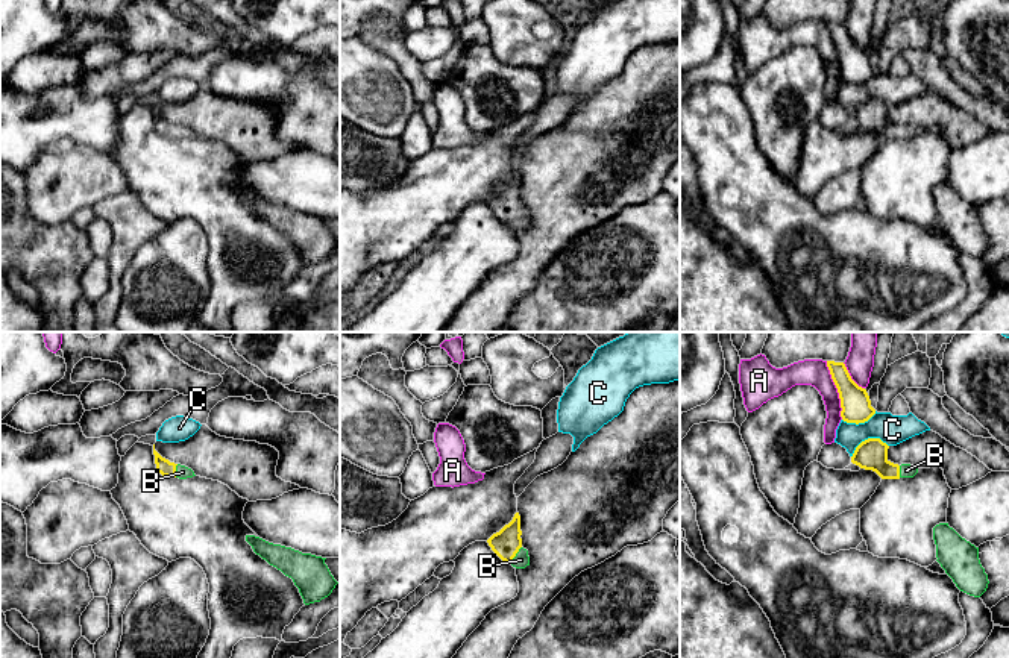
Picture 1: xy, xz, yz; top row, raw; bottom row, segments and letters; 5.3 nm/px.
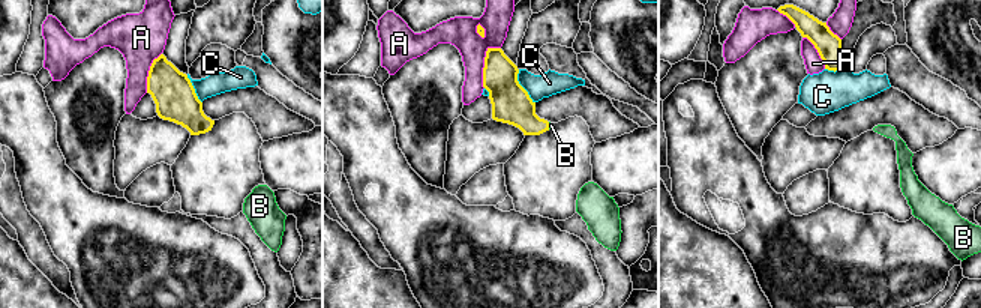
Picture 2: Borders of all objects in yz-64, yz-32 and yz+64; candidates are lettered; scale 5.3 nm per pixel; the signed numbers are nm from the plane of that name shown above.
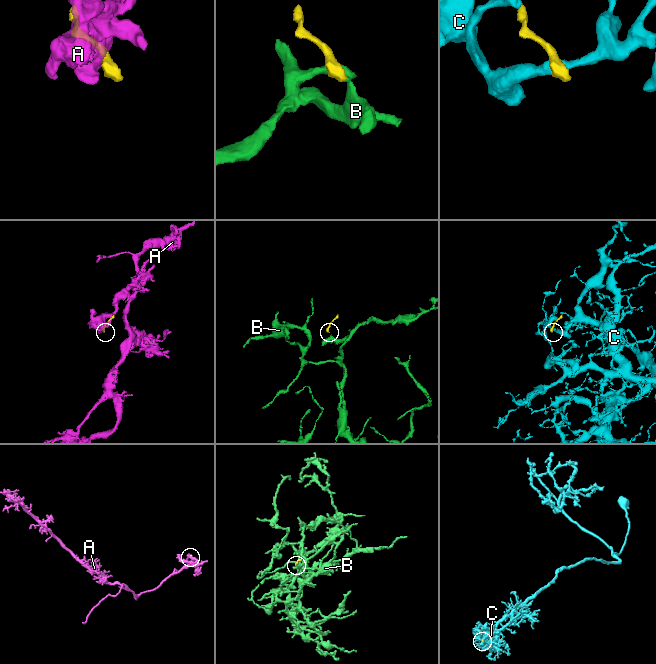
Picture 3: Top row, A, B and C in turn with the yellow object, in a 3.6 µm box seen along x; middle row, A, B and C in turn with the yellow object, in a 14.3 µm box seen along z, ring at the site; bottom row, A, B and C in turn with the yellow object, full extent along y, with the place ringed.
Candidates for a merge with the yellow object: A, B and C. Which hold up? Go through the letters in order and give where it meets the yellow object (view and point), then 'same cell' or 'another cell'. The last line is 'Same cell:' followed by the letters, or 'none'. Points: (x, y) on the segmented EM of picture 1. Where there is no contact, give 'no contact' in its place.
A: contact yz (838, 390); another cell
B: contact xz (515, 555); same cell
C: contact yz (868, 438); another cell
Same cell: B

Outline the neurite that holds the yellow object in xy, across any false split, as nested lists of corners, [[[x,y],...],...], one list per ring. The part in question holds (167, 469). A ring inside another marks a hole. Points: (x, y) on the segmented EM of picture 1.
[[[153,444],[153,455],[155,455],[155,464],[156,472],[167,478],[179,478],[187,479],[196,476],[194,472],[185,465],[170,462],[168,459],[162,458],[156,450]]]

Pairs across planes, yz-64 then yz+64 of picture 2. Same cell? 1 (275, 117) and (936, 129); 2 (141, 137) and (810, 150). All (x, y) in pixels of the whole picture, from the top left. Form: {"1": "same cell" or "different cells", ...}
{"1": "same cell", "2": "same cell"}

